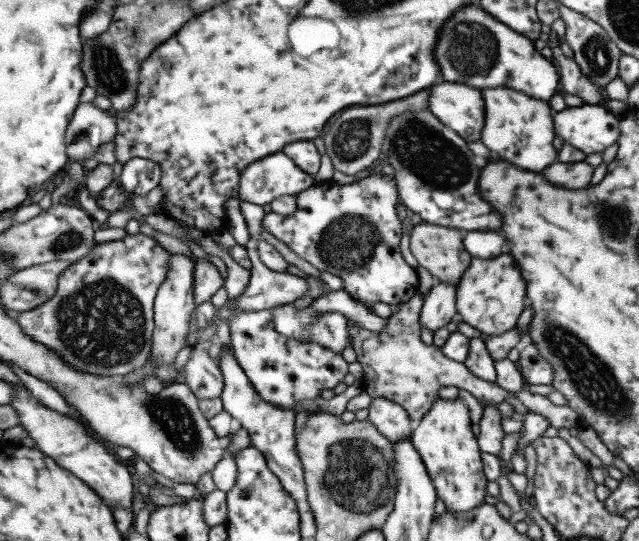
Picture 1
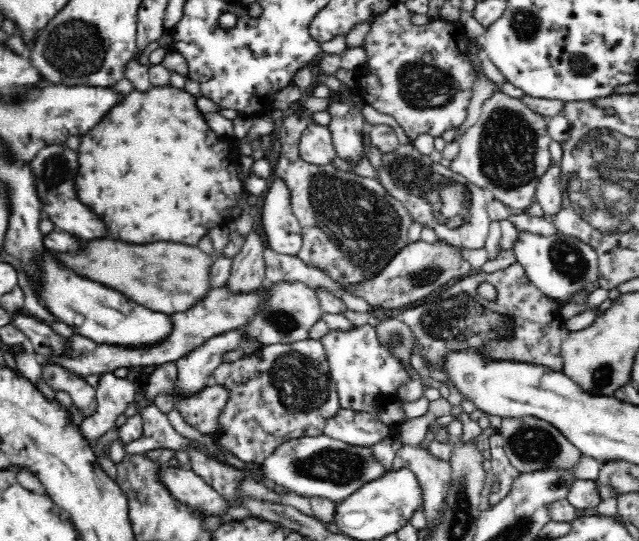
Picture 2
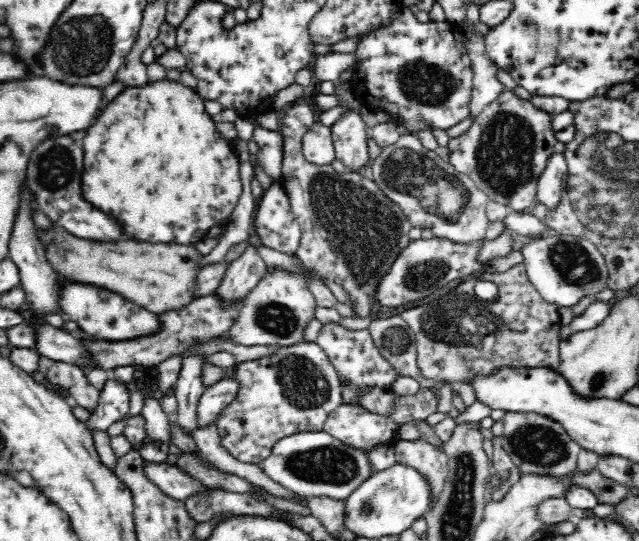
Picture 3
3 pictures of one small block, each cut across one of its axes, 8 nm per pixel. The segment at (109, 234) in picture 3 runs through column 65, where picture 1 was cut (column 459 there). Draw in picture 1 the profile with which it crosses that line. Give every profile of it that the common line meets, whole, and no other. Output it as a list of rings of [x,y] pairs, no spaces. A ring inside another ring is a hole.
[[[411,110],[405,114],[393,114],[383,132],[379,152],[393,168],[393,178],[399,194],[399,204],[409,208],[411,214],[421,216],[427,224],[465,228],[469,232],[497,232],[501,216],[493,212],[491,204],[483,200],[479,192],[479,176],[485,168],[485,160],[473,156],[467,142],[435,120],[429,110]]]

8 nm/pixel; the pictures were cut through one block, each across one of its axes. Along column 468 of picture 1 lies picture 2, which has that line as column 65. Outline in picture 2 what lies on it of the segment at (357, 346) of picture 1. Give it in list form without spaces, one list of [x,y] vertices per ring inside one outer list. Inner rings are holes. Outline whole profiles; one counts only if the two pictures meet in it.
[[[42,364],[42,378],[54,392],[62,390],[72,396],[74,406],[88,418],[98,408],[98,392],[86,384],[86,380],[62,366],[56,364]]]

